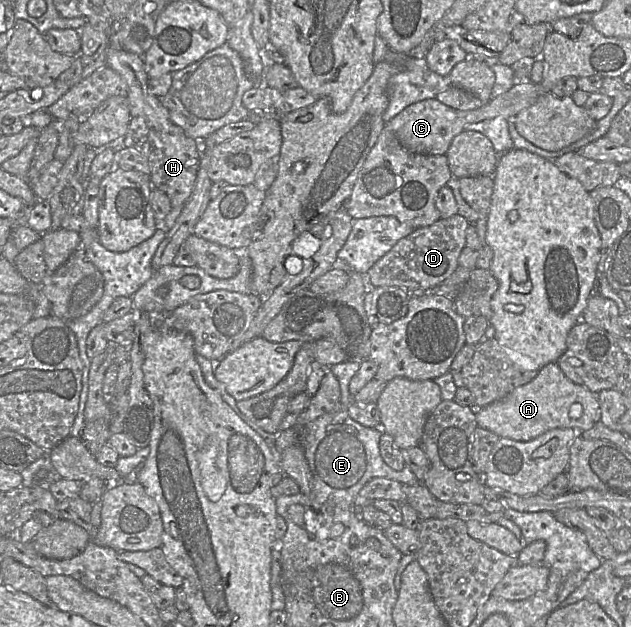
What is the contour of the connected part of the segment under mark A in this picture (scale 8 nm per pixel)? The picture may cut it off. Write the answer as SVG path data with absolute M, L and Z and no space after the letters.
M549 363L547 365L545 365L543 368L541 368L537 374L537 376L531 381L529 382L528 384L526 385L523 385L523 386L520 386L520 387L517 387L516 389L514 389L510 394L508 394L506 397L504 397L503 399L497 401L497 402L494 402L484 408L482 408L480 411L478 411L476 413L476 421L477 421L477 424L478 424L478 427L480 428L483 428L485 430L488 430L494 434L496 434L499 438L508 438L508 439L511 439L511 440L514 440L514 441L520 441L520 442L527 442L527 441L531 441L535 438L537 438L538 436L546 433L547 431L550 431L550 430L553 430L553 429L556 429L556 428L571 428L573 429L575 432L576 432L576 437L577 437L577 432L578 431L587 431L589 429L591 429L598 421L600 421L600 403L599 403L599 400L598 400L598 394L599 393L593 393L591 392L590 390L588 390L586 387L582 386L582 385L578 385L578 384L575 384L574 382L572 382L571 380L569 380L565 375L564 373L561 371L561 369L559 368L559 366L556 364L556 363Z

